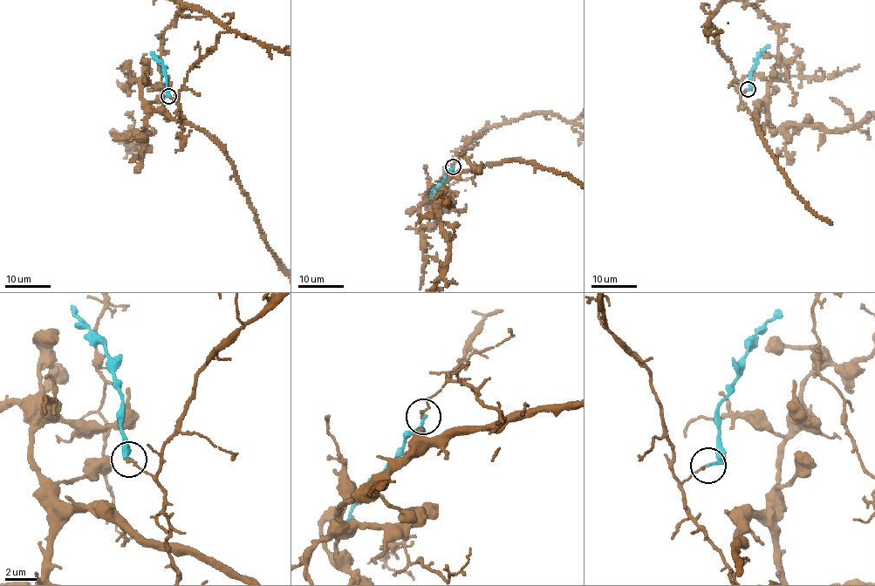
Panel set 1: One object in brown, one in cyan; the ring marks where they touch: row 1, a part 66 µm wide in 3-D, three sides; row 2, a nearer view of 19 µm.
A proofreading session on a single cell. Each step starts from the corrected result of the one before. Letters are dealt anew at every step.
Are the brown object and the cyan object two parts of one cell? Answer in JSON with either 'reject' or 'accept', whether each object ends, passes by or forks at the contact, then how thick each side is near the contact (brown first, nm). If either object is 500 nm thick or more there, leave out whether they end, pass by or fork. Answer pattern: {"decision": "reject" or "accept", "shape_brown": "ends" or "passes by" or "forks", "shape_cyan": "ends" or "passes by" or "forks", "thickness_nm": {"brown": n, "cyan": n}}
{"decision": "reject", "shape_brown": "ends", "shape_cyan": "ends", "thickness_nm": {"brown": 150, "cyan": 220}}

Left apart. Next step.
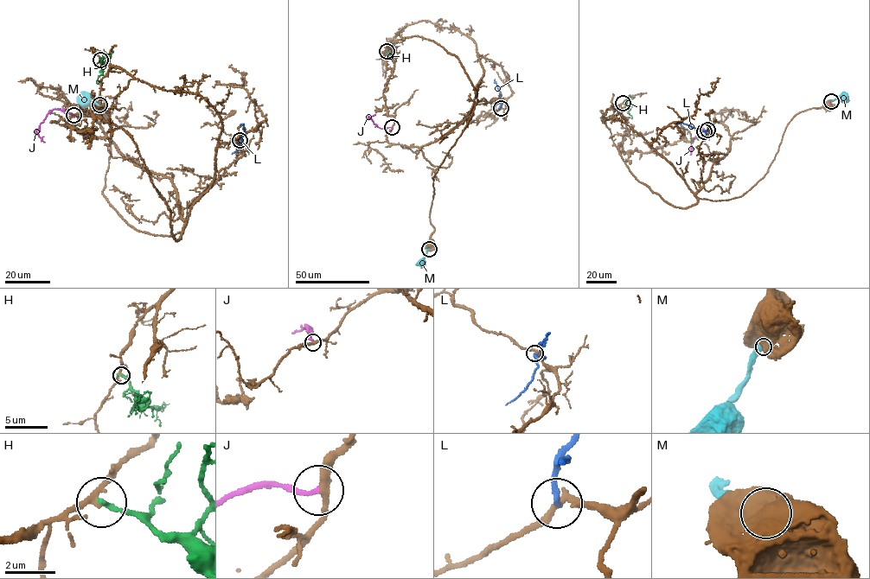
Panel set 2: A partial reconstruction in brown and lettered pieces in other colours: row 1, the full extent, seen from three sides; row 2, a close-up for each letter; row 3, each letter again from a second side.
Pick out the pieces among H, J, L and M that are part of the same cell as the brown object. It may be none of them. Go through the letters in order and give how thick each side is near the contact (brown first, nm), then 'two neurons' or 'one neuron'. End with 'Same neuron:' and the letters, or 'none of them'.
H: calibres 170 and 240 nm; two neurons
J: calibres 280 and 200 nm; two neurons
L: calibres 240 and 220 nm; two neurons
M: calibres 500 and 500 nm; two neurons
Same neuron: none of them

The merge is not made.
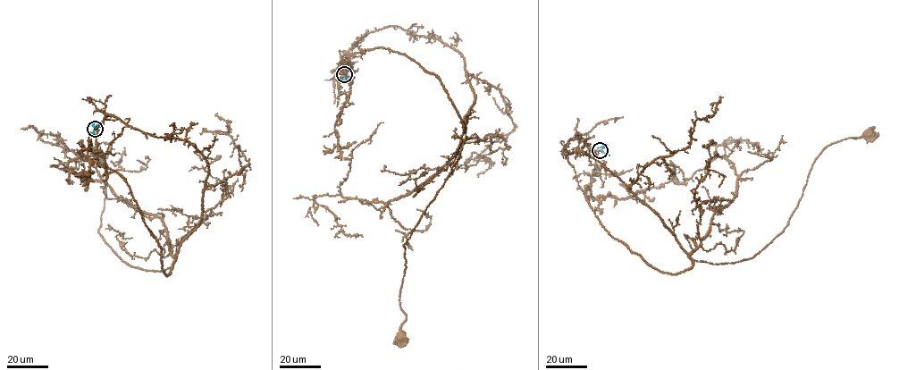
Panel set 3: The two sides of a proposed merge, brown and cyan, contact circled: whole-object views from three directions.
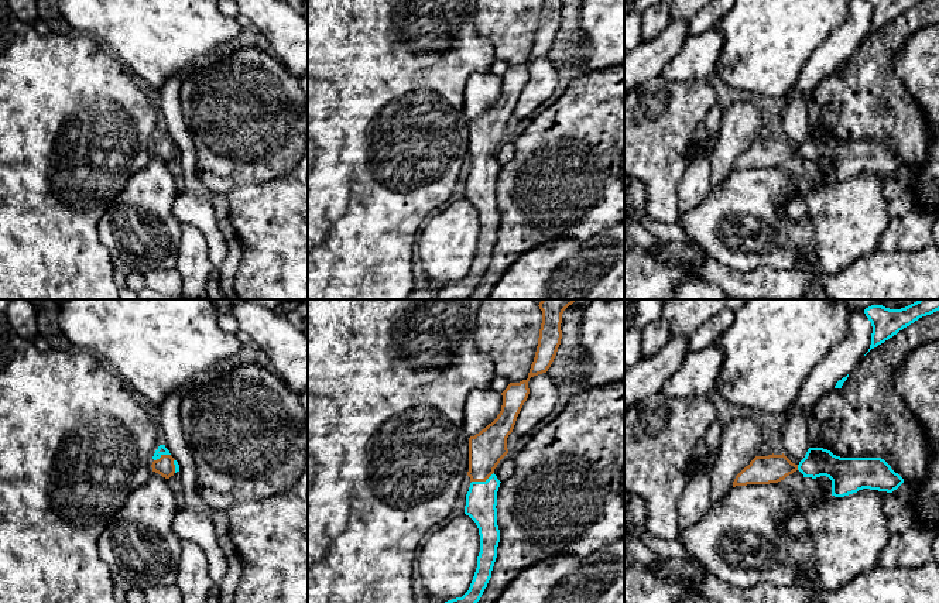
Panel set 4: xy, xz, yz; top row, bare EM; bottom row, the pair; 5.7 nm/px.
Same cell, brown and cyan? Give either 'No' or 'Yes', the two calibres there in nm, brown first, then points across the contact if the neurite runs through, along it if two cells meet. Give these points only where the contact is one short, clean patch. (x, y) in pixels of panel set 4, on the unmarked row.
Yes. Thickness 200 nm (brown) against 180 nm. Path across: xz (486, 133), (482, 146), (482, 164), (482, 181)

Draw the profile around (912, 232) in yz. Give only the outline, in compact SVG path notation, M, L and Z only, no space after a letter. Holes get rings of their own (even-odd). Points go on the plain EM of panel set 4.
M915 206L902 217L891 219L878 249L881 251L923 250L933 243L933 223L938 217L938 213Z

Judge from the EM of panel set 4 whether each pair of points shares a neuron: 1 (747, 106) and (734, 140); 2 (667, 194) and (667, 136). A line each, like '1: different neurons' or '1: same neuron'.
1: same neuron
2: same neuron

